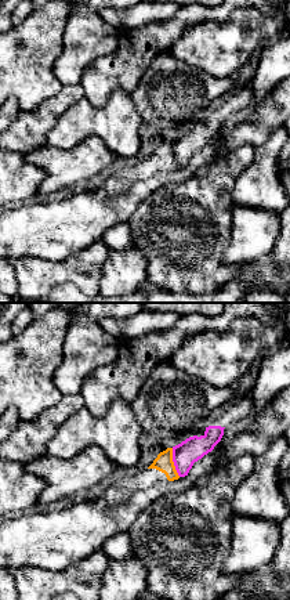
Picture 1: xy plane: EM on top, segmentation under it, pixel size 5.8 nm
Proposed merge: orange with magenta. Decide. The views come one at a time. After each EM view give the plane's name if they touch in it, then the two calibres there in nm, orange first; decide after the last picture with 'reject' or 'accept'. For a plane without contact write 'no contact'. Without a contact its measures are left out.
xy | 100/140 nm

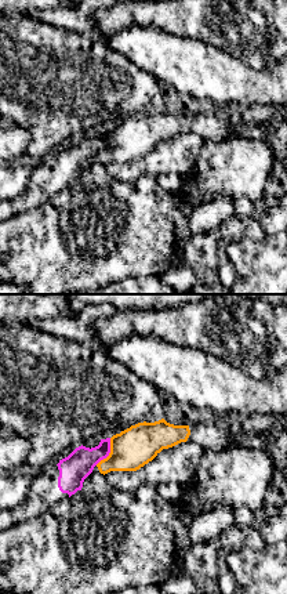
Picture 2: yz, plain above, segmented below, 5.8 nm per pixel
yz | 240/170 nm

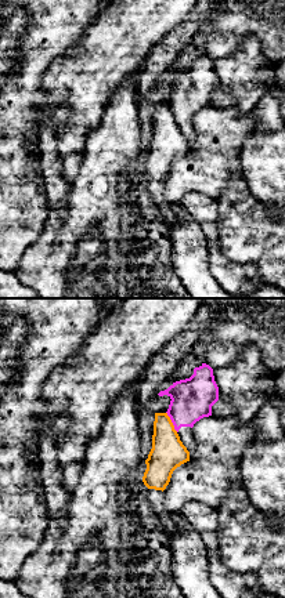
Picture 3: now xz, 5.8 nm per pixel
xz | 200/240 nm

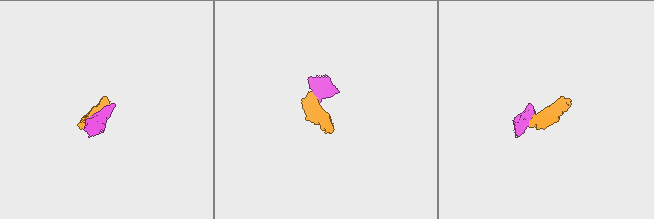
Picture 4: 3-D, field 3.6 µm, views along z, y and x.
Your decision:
reject

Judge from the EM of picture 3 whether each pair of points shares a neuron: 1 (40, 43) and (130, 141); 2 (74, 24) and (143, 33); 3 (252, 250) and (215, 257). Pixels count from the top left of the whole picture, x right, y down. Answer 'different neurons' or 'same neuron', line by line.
1: different neurons
2: different neurons
3: different neurons

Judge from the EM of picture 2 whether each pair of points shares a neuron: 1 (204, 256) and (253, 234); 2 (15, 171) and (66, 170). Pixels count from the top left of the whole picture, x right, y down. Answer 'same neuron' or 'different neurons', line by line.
1: same neuron
2: different neurons

